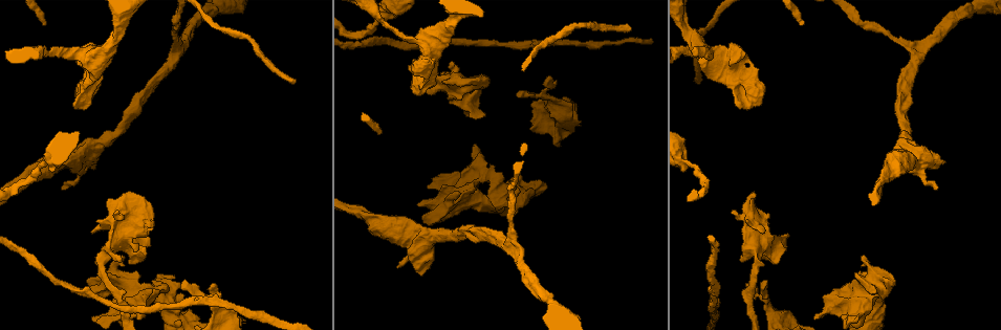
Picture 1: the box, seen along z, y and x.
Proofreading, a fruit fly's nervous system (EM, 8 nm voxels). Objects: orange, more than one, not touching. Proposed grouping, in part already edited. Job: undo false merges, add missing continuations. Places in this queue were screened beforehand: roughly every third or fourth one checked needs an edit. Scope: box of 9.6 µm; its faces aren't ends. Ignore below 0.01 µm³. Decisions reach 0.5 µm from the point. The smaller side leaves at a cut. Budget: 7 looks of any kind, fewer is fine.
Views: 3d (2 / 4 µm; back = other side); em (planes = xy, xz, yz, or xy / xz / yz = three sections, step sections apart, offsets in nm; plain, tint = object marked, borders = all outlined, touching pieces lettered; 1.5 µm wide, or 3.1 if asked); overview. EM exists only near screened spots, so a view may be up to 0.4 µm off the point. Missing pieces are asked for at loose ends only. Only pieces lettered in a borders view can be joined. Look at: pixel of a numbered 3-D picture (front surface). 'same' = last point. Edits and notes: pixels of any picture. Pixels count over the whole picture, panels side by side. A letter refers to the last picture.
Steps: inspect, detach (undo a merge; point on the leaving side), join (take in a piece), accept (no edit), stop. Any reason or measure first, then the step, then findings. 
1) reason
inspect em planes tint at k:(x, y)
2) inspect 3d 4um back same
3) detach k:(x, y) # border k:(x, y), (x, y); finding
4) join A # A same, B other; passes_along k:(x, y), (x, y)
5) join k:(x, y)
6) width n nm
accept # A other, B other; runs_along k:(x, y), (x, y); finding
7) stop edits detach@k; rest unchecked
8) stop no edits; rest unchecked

thick turns thin
inspect em planes borders at 1:(79, 104)

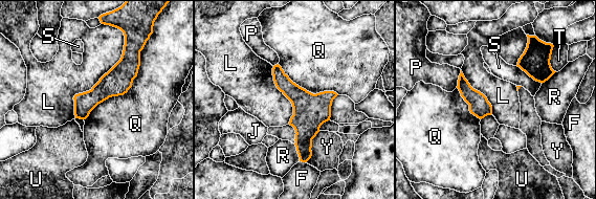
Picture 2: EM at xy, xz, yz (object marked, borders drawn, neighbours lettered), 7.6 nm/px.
accept # F other, J other, L other, P other, Q other, R other, S other, T other, U other, Y other; runs_along 2:(277, 67), (304, 103), (304, 159); all the same cell

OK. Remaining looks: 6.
sudden change in width
inspect em yz step 4 tint at 1:(683, 53)

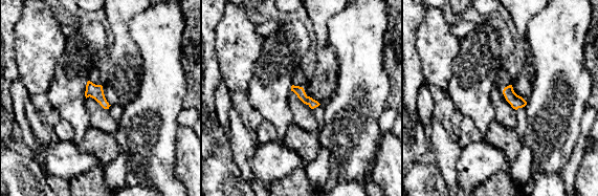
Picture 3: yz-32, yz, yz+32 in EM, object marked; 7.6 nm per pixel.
cut it another way
inspect em xy step 8 borders same

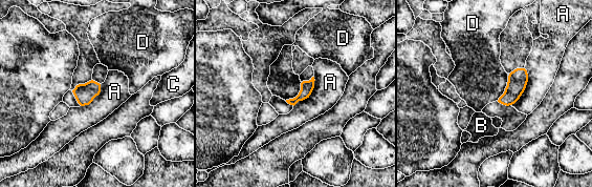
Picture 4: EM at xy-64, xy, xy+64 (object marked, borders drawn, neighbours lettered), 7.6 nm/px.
accept # A other, B other, C other, D other; border 4:(302, 82), (300, 91), (285, 100); all the same cell

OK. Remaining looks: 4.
an open end
inspect 3d 2um at 1:(133, 250)

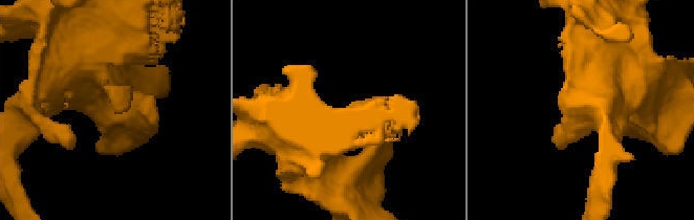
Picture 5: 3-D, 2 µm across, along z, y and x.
inspect em planes borders at 5:(119, 111)

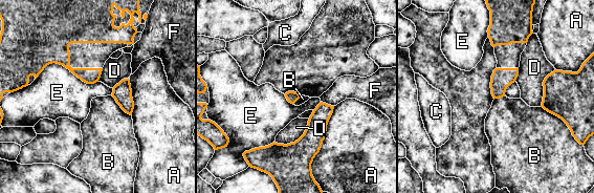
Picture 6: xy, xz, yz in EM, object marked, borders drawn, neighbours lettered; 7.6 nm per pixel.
accept # A other, B other, C other, D other, E other, F other; border 6:(541, 106), (566, 123); no lettered piece goes on from it

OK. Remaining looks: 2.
stop no edits; rest unchecked

